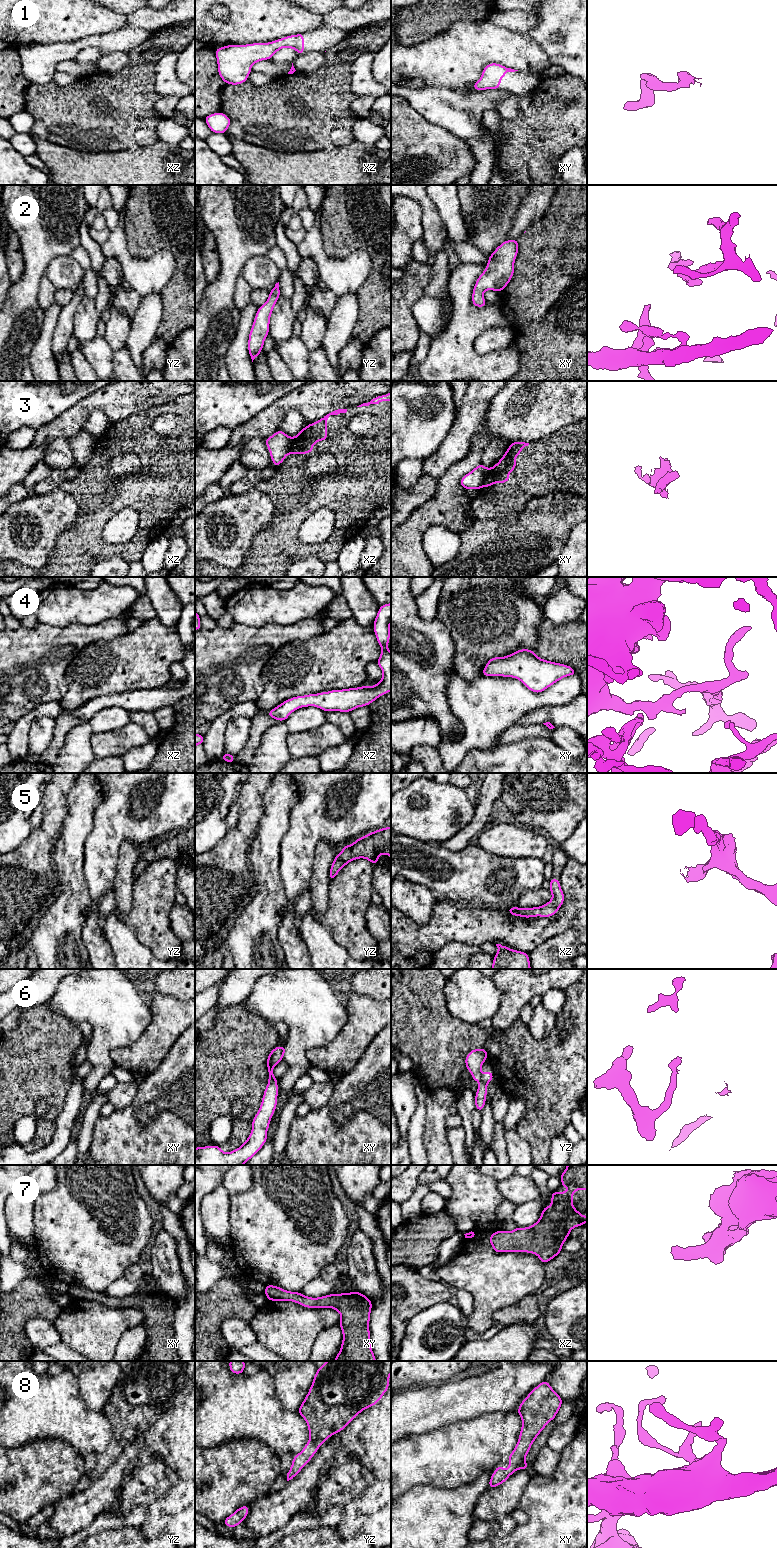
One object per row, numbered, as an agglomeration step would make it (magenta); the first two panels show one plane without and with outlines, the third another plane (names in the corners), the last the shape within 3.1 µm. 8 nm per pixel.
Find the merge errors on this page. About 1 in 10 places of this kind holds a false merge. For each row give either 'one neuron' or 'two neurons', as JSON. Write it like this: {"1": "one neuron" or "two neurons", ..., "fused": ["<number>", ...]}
{"1": "one neuron", "2": "one neuron", "3": "two neurons", "4": "one neuron", "5": "one neuron", "6": "two neurons", "7": "one neuron", "8": "one neuron", "fused": ["3", "6"]}

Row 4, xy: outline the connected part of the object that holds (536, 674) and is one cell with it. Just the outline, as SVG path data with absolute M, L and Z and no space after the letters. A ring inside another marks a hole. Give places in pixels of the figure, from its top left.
M520 649L506 657L490 658L482 671L482 676L516 678L534 693L541 693L571 675L577 675L571 666L543 660L530 649Z

